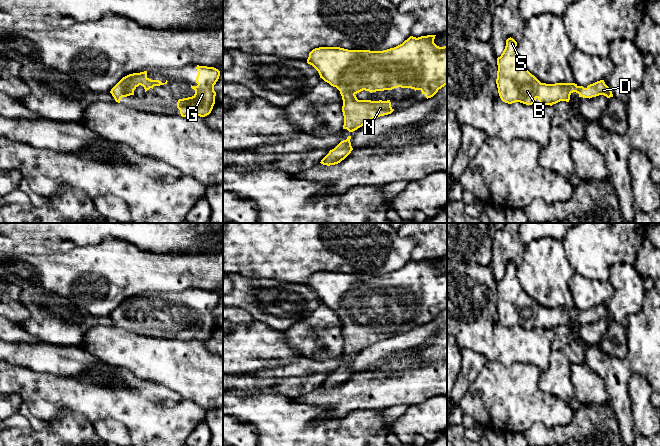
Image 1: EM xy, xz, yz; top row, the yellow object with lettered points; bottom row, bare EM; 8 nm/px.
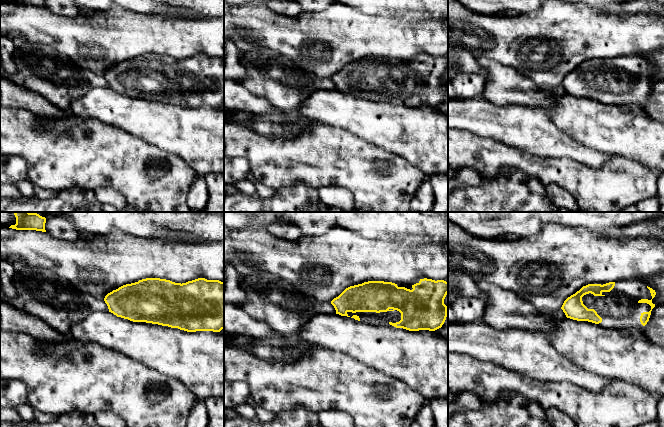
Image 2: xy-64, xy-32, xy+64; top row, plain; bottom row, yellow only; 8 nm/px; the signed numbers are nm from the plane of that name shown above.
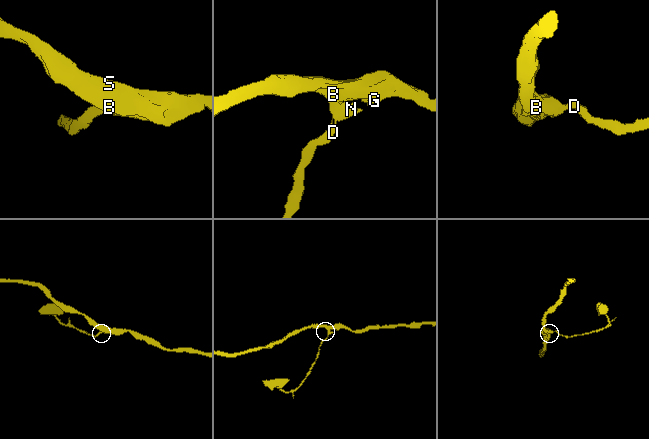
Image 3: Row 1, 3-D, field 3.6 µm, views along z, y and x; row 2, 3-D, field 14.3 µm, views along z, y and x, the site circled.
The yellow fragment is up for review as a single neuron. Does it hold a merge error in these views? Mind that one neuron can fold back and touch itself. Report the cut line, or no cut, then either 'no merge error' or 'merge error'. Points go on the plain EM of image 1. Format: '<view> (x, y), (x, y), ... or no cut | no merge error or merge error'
no cut | no merge error

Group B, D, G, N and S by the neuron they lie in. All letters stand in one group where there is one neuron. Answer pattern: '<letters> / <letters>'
B D G N S

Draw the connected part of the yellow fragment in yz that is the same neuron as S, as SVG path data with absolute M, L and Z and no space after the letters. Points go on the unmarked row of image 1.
M511 261L508 262L503 277L497 282L496 308L503 326L532 329L538 323L541 328L552 330L560 325L569 326L573 316L578 317L579 321L589 323L599 319L613 321L604 304L590 308L586 312L575 307L541 307L522 289L516 270L517 266Z

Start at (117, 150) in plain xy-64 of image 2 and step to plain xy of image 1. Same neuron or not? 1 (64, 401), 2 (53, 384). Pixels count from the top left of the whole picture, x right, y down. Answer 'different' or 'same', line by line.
1: same
2: same

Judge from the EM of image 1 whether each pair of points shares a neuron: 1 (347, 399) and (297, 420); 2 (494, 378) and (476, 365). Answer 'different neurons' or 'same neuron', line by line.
1: different neurons
2: different neurons

